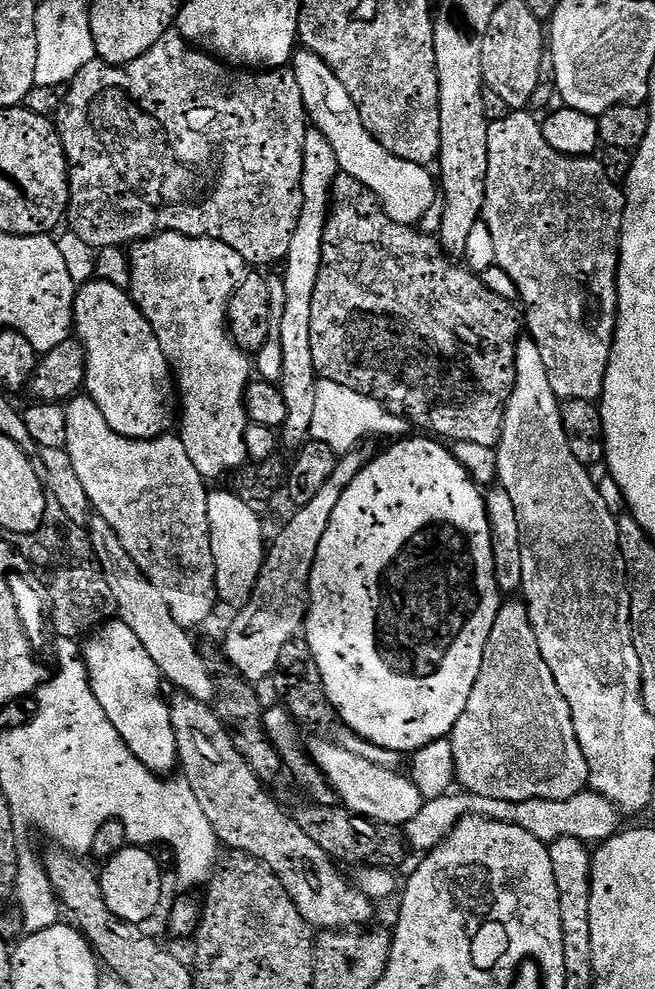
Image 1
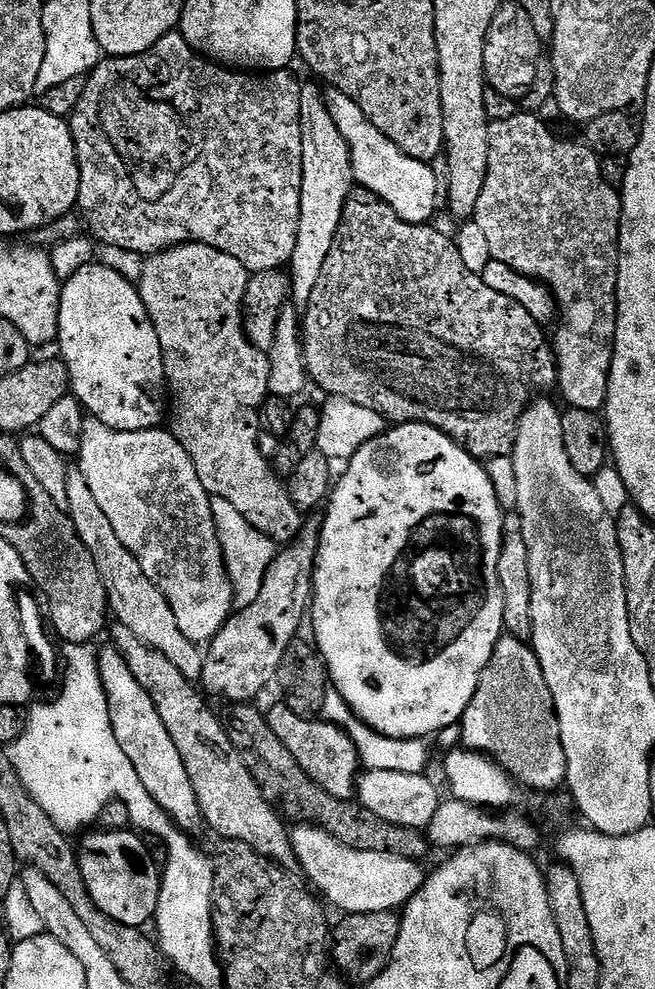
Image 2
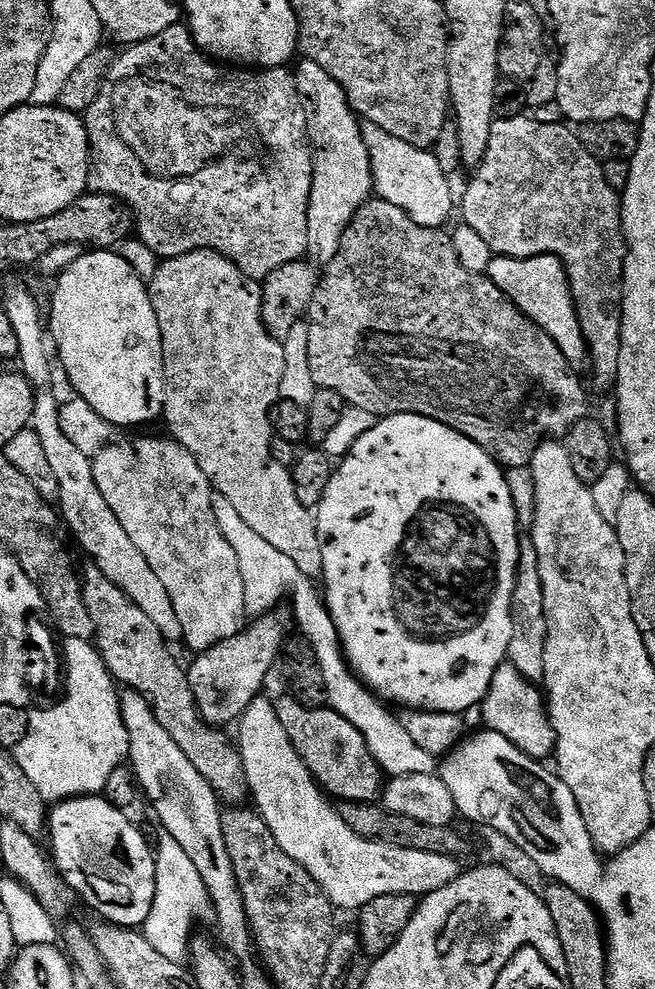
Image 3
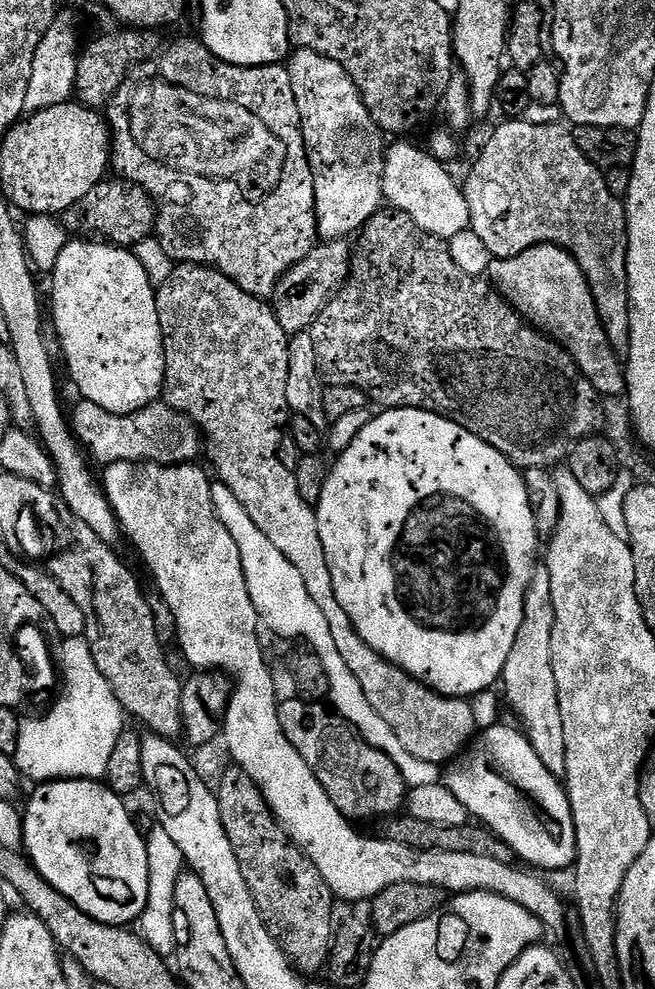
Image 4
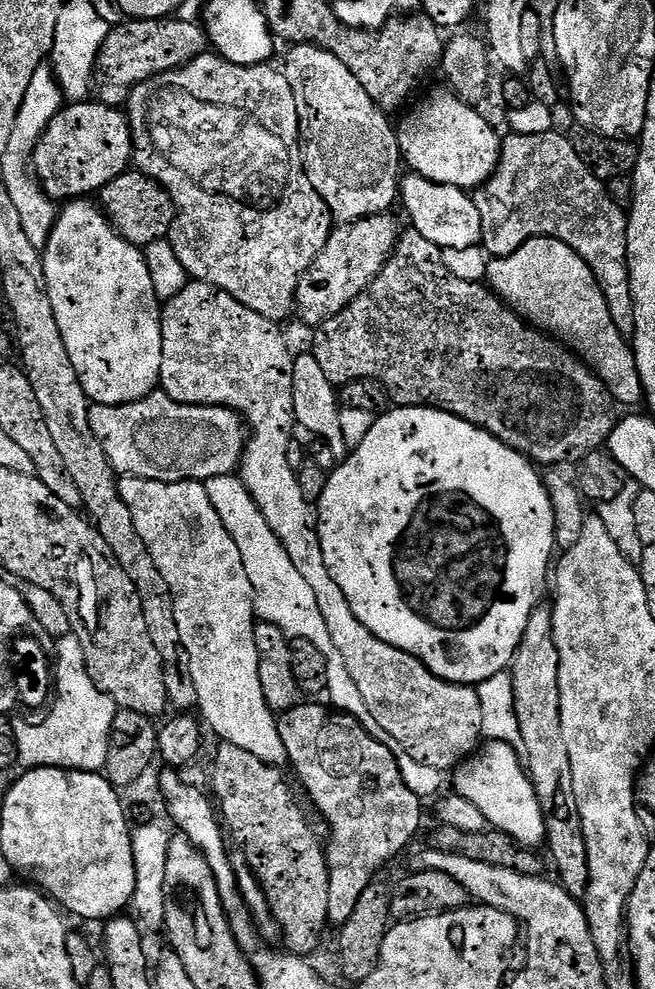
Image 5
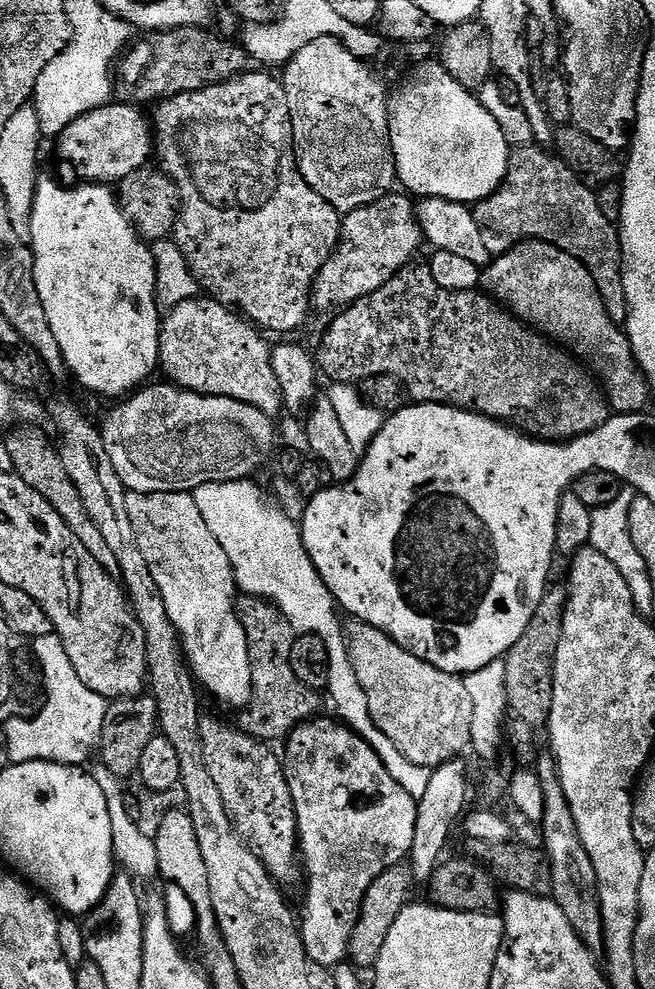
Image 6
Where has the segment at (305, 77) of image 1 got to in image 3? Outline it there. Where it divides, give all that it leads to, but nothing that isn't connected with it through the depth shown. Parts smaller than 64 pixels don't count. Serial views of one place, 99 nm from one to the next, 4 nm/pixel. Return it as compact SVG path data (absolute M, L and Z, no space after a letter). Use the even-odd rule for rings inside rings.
M367 122L360 124L360 133L370 156L375 195L398 206L414 222L443 229L452 212L452 188L431 151L410 146L410 142L402 142L402 138L394 138L394 134Z

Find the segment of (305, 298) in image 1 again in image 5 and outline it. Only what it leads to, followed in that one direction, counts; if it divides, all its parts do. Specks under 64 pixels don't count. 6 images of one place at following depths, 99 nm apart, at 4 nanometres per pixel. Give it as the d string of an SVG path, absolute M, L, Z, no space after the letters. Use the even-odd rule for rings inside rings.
M298 44L287 49L288 57L282 63L284 76L294 90L300 119L300 155L304 158L304 172L310 178L314 190L322 198L325 209L333 221L352 224L367 216L387 213L392 203L397 203L402 179L400 138L389 117L374 103L370 94L362 90L362 82L317 44Z

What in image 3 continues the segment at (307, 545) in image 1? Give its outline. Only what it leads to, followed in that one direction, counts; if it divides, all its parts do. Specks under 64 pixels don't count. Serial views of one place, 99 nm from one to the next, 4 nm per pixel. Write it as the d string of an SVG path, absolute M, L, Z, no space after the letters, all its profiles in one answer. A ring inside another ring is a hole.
M273 610L265 616L255 617L234 638L210 646L195 657L196 661L192 665L187 665L190 690L194 690L194 702L198 706L200 717L207 724L224 730L227 729L227 724L235 725L239 721L250 702L254 702L265 691L264 683L285 651L284 635L287 632L288 624L284 621L283 614L280 610Z

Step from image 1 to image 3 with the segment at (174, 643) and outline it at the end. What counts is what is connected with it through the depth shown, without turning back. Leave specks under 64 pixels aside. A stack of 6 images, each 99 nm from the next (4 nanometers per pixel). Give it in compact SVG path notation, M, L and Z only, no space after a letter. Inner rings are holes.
M12 288L8 292L8 297L3 297L2 303L6 306L6 314L10 314L10 323L14 325L14 330L18 333L19 371L36 389L34 414L30 427L33 432L38 434L38 439L42 441L46 458L50 461L50 467L58 478L58 490L60 491L58 512L67 531L69 533L72 531L76 535L77 542L88 554L87 559L95 562L98 570L102 570L102 574L106 574L106 578L110 578L110 582L114 582L114 586L118 586L118 590L126 593L130 602L134 602L138 606L138 610L142 610L142 614L146 614L146 618L150 618L150 622L154 622L154 626L164 635L165 640L169 642L179 641L182 637L182 622L178 622L178 614L174 614L174 602L170 602L170 594L166 594L166 586L162 586L158 574L154 574L154 570L150 570L150 562L146 562L146 558L142 558L142 550L138 550L138 546L134 546L134 542L130 542L130 534L126 534L126 530L122 530L122 522L118 522L118 518L114 518L114 510L110 510L106 498L102 498L98 484L94 482L92 457L82 454L82 450L75 448L59 426L59 412L62 404L60 400L56 401L55 394L48 389L52 384L54 360L53 357L52 360L48 357L50 340L46 335L46 324L45 321L43 324L40 318L40 308L36 305L35 298L24 288Z

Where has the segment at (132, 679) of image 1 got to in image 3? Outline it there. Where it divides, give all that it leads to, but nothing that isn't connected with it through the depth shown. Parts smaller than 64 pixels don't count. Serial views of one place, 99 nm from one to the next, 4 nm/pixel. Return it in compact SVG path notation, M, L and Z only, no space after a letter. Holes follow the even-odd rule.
M131 690L121 691L119 697L120 714L128 735L130 767L136 773L137 785L143 795L144 792L148 795L160 819L159 827L167 832L168 839L178 842L178 846L186 850L190 862L194 862L198 874L202 874L202 882L206 882L208 897L212 899L216 932L221 940L219 943L238 959L248 960L254 956L252 927L248 925L244 900L230 862L230 854L226 854L226 842L222 838L221 801L202 774L190 766L190 758L178 750L178 742L174 742L174 738L162 730L162 722L158 722L148 699L141 692Z

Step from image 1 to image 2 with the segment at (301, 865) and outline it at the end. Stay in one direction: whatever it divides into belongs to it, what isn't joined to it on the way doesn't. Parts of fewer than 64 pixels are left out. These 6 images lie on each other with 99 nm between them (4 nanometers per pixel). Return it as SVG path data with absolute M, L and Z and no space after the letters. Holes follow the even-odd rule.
M117 623L115 627L111 643L126 658L130 672L150 694L170 738L174 738L174 746L178 746L178 754L182 754L186 774L190 774L207 827L212 827L224 840L246 841L256 852L281 866L295 865L298 859L292 848L289 825L284 825L285 817L271 800L264 797L260 783L250 774L242 762L240 751L230 742L223 719L212 713L205 693L188 680L186 674L182 674L182 670L166 658L166 654L154 650L138 634L134 634L134 630L122 623Z

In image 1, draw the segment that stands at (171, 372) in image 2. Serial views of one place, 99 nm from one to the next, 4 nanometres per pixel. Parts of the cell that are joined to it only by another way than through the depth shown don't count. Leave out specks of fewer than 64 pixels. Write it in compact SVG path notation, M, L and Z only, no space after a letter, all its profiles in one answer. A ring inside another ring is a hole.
M157 232L146 240L136 241L131 245L130 259L131 298L140 307L141 314L152 323L178 389L178 435L182 446L186 446L186 454L190 454L190 462L194 462L194 470L198 470L205 481L227 477L236 469L243 468L249 459L244 435L250 421L244 408L244 392L254 373L248 361L251 360L249 353L233 342L226 327L228 303L246 275L244 259L220 240L210 240L207 236L184 236L181 232Z

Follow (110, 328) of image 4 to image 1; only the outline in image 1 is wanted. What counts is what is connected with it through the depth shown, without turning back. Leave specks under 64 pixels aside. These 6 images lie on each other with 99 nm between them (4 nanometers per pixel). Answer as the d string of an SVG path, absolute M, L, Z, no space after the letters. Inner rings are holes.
M93 278L77 291L72 319L88 359L84 388L106 422L128 440L155 440L165 435L178 416L178 392L152 323L141 314L131 295L110 282Z

